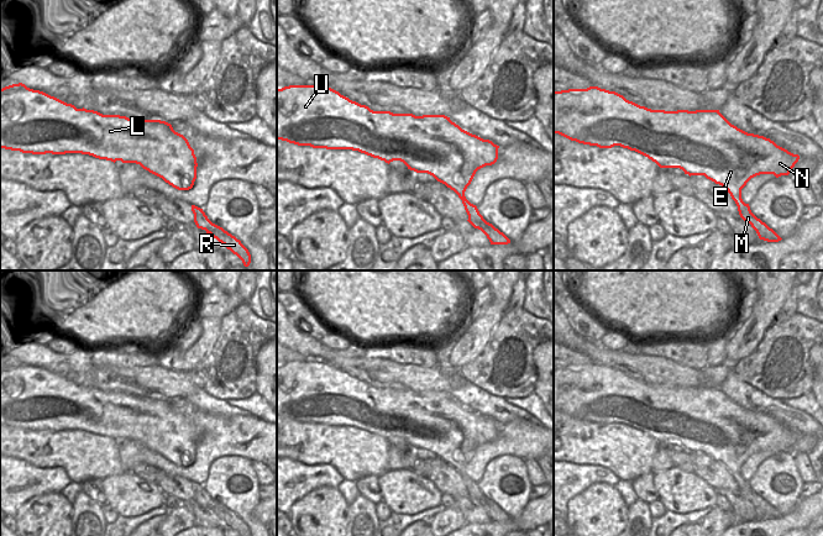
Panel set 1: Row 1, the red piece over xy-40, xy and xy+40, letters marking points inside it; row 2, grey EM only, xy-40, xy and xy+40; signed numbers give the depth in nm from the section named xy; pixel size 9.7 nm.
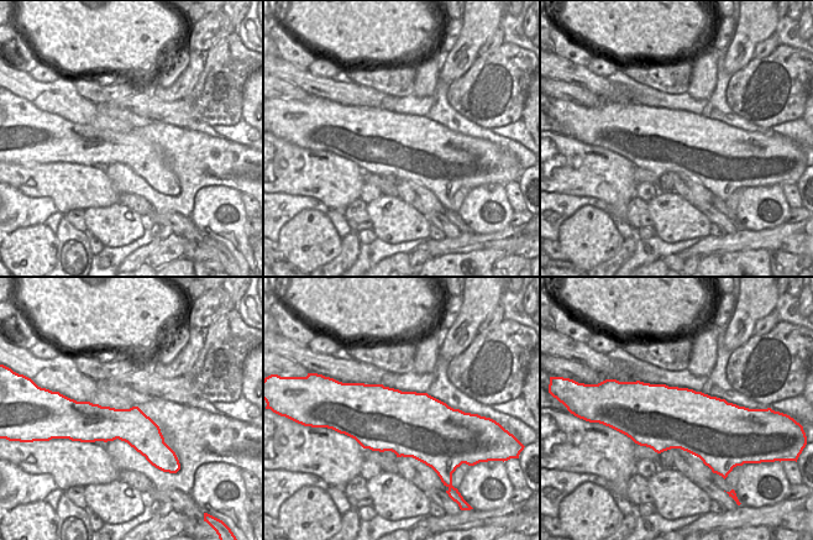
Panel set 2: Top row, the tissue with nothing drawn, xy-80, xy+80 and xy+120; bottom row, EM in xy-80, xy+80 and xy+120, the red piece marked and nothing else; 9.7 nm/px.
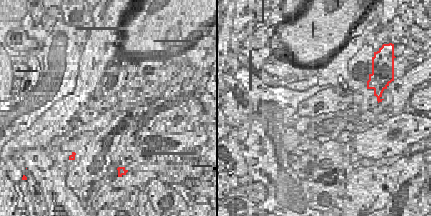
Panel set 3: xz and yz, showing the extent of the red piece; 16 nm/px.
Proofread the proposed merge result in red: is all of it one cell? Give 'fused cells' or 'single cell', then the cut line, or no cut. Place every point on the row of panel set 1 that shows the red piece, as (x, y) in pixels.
fused cells; cut xy+40 (733, 199), (738, 198), (742, 200)

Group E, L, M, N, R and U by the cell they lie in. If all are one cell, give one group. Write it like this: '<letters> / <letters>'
E L N U / M R

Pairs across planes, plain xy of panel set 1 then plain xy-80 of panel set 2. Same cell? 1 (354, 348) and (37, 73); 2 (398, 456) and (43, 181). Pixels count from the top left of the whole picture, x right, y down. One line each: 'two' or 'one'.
1: two
2: two

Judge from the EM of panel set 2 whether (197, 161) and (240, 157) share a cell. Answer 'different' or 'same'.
same

